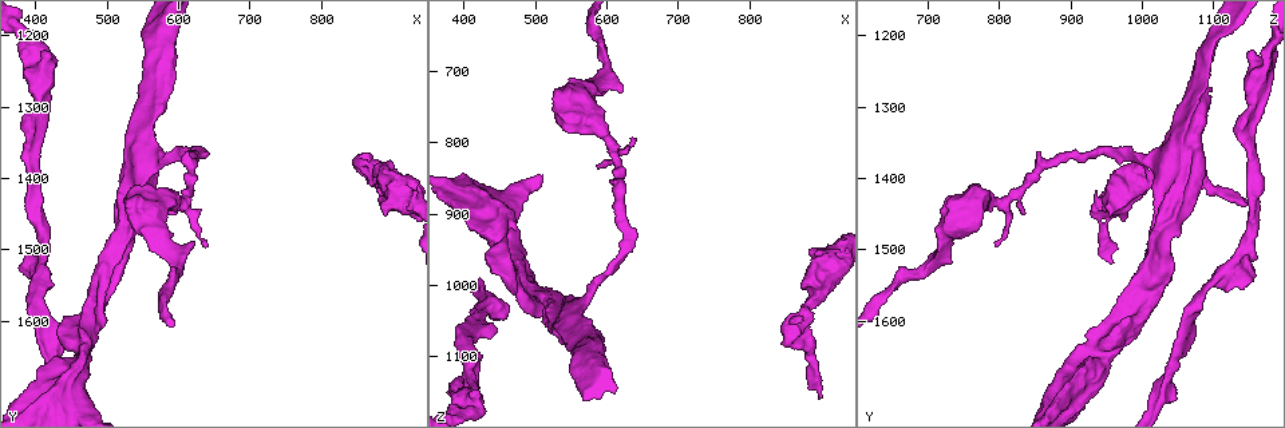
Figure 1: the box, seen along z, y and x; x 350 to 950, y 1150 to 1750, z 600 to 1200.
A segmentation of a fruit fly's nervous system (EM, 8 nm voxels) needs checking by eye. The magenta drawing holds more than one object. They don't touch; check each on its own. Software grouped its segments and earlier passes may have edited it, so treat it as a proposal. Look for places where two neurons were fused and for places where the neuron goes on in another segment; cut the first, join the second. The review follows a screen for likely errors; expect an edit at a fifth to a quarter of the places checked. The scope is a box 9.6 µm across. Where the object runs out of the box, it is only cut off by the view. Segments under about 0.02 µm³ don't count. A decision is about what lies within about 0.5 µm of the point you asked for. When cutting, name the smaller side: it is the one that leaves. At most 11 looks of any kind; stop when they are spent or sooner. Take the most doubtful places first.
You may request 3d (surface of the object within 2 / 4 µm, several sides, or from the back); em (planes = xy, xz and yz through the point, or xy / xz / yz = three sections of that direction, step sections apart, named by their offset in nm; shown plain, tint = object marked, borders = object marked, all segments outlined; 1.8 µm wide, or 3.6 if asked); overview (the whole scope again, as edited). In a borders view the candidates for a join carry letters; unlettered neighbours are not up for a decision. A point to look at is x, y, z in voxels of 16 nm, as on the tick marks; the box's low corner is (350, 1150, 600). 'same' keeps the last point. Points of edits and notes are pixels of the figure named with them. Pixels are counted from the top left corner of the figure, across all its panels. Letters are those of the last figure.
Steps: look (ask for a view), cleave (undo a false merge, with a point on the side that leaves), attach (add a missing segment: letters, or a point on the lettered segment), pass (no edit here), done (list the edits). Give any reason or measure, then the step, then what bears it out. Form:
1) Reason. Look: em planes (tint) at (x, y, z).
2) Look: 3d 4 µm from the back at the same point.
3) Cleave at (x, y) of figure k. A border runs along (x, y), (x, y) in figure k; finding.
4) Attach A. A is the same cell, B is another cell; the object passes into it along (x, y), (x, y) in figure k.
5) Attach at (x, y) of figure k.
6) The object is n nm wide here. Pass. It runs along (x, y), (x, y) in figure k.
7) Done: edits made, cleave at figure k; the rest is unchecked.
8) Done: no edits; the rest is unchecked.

Abrupt turn. Look: em xy step 8 (borders) at (540, 1365, 1050).

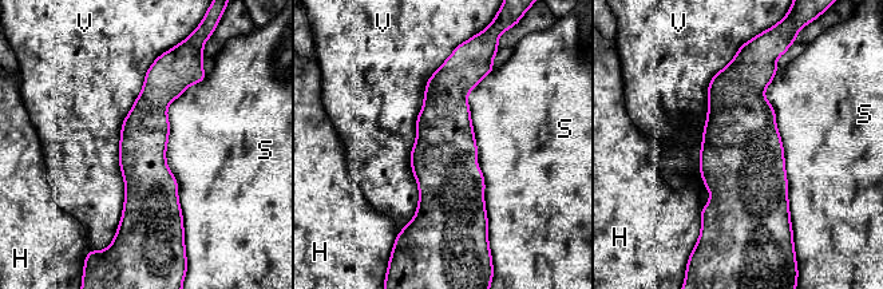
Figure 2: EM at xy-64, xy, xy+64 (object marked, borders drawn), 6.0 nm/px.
Pass. H, S and V are other cells; it runs along (155, 67), (143, 226) in figure 2; all the same neuron.

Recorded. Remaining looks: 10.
Look: em xz step 16 (tint) at (530, 1480, 1030).

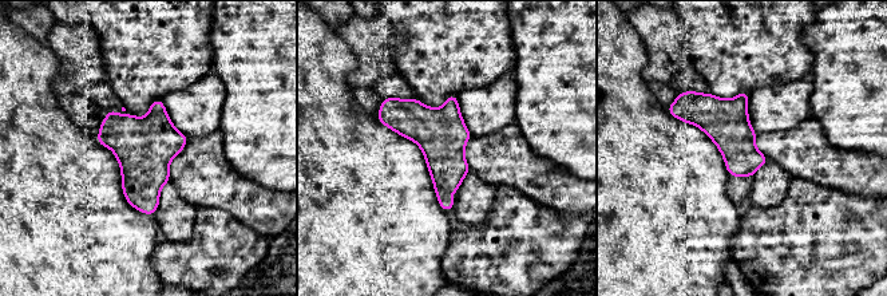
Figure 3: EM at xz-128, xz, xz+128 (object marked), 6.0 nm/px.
Look: em xy step 16 (borders) at the same point.

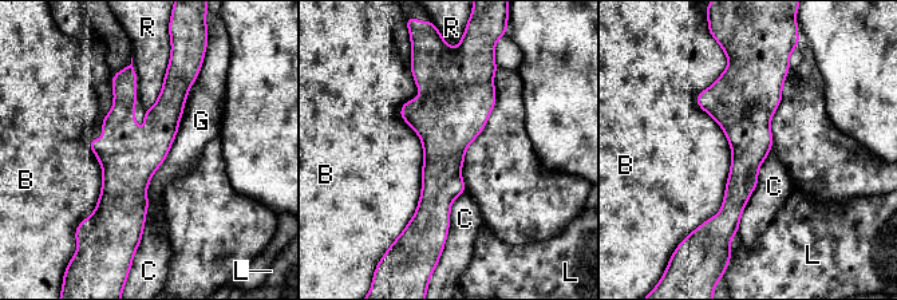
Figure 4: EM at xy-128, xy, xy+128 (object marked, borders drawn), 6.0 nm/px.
Pass. B, C, G, L and R are other cells; it runs along (169, 75), (134, 227) in figure 4; continuous, no second neuron.

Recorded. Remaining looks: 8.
Branch stops here. Look: 3d 4 µm at (405, 1610, 1060).

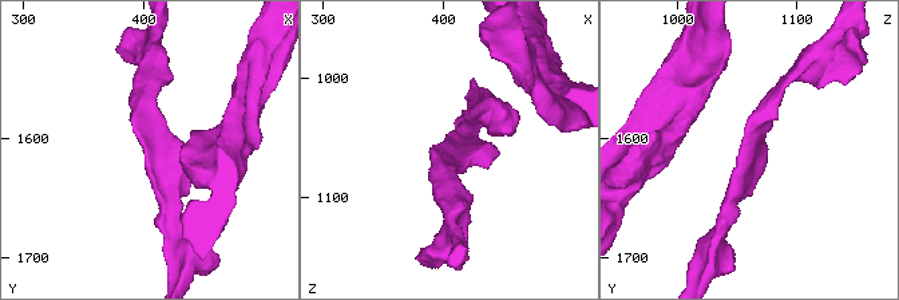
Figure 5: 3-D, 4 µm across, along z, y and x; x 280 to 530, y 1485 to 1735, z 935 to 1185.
Need the tissue. Look: em planes (borders) at (404, 1612, 1062).

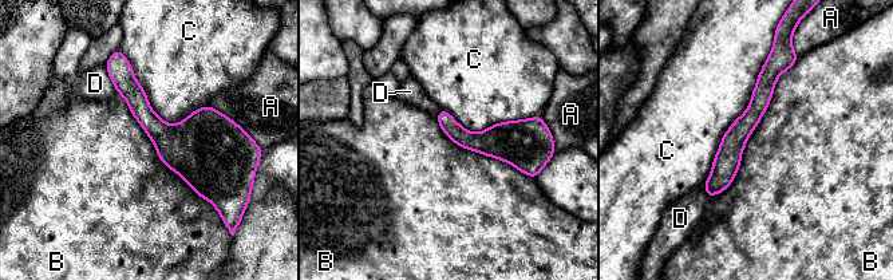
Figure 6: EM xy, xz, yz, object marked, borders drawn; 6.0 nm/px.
The longest contact is with B, 1000 nm. Pass. A, B, C and D are other cells; it runs along (777, 64), (710, 193) in figure 6; no lettered segment goes on from it.

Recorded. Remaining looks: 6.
Branch stops here. Look: em planes (tint) at (415, 1220, 1155).

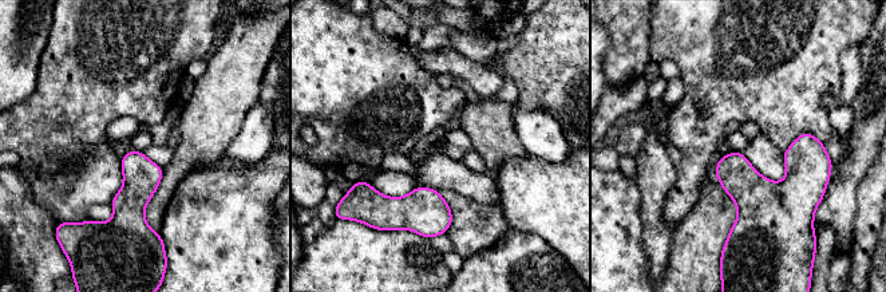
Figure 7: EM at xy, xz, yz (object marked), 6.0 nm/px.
See the neighbours. Look: em planes (borders) at the same point.

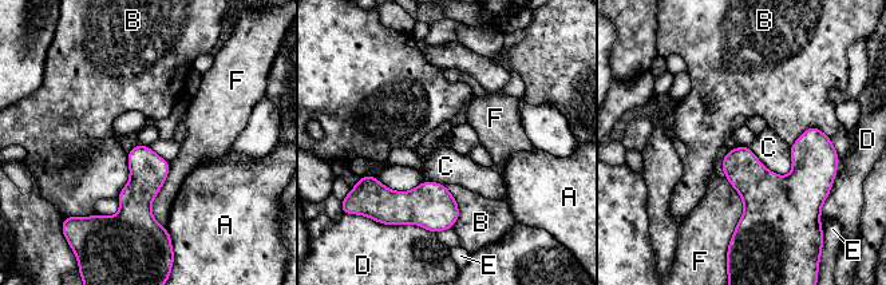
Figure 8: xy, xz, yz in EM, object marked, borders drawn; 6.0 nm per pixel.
Pass. A, B, C, D, E and F are other cells; a border runs along (748, 147), (774, 173), (791, 173) in figure 8; no lettered segment goes on from it.

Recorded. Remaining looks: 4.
Done: no edits; the rest is unchecked.

